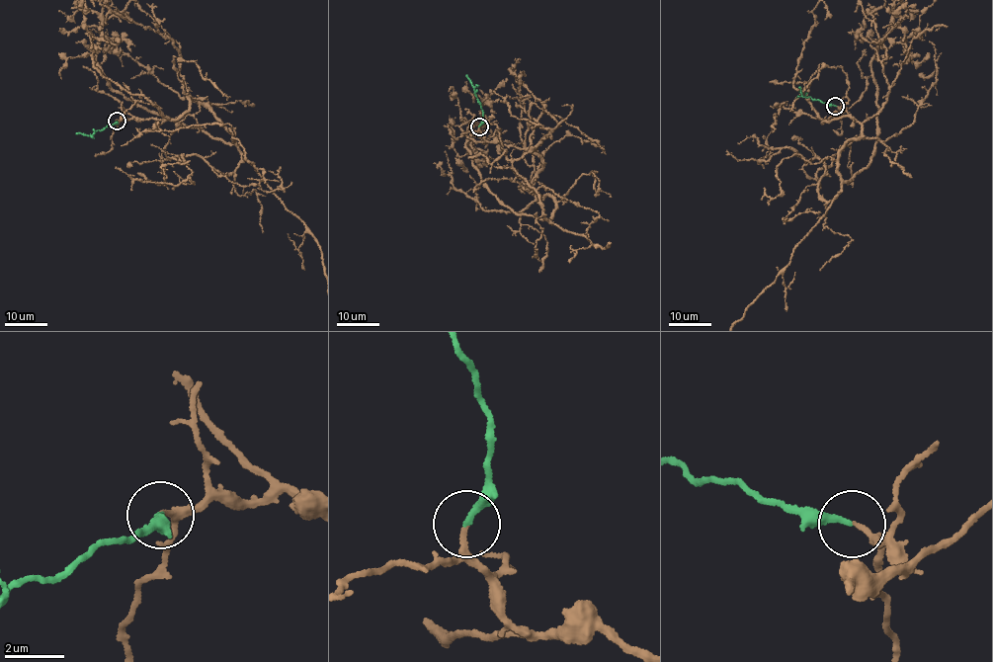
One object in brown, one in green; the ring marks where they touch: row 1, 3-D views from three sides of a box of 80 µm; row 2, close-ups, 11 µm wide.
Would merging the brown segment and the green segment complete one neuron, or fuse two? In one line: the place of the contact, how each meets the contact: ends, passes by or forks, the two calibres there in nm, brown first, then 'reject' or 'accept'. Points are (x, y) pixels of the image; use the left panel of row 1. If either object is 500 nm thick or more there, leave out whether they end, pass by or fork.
(117, 121) | brown passes by | green ends | 150/200 nm | accept

